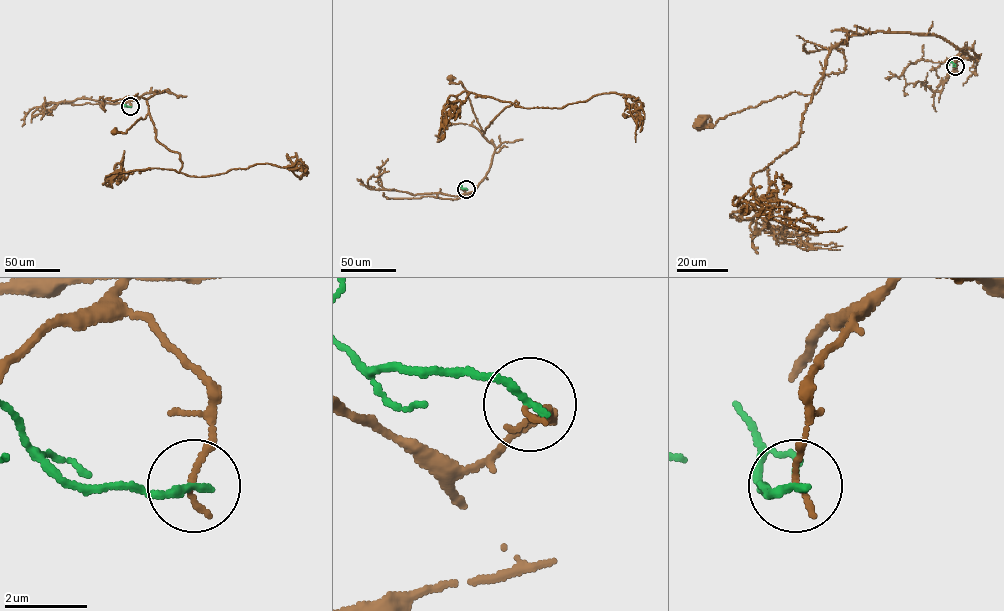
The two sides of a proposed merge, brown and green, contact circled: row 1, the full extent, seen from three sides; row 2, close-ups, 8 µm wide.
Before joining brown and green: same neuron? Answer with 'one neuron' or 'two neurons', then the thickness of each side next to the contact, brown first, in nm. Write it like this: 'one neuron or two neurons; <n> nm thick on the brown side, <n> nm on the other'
two neurons; 160 nm thick on the brown side, 220 nm on the other

